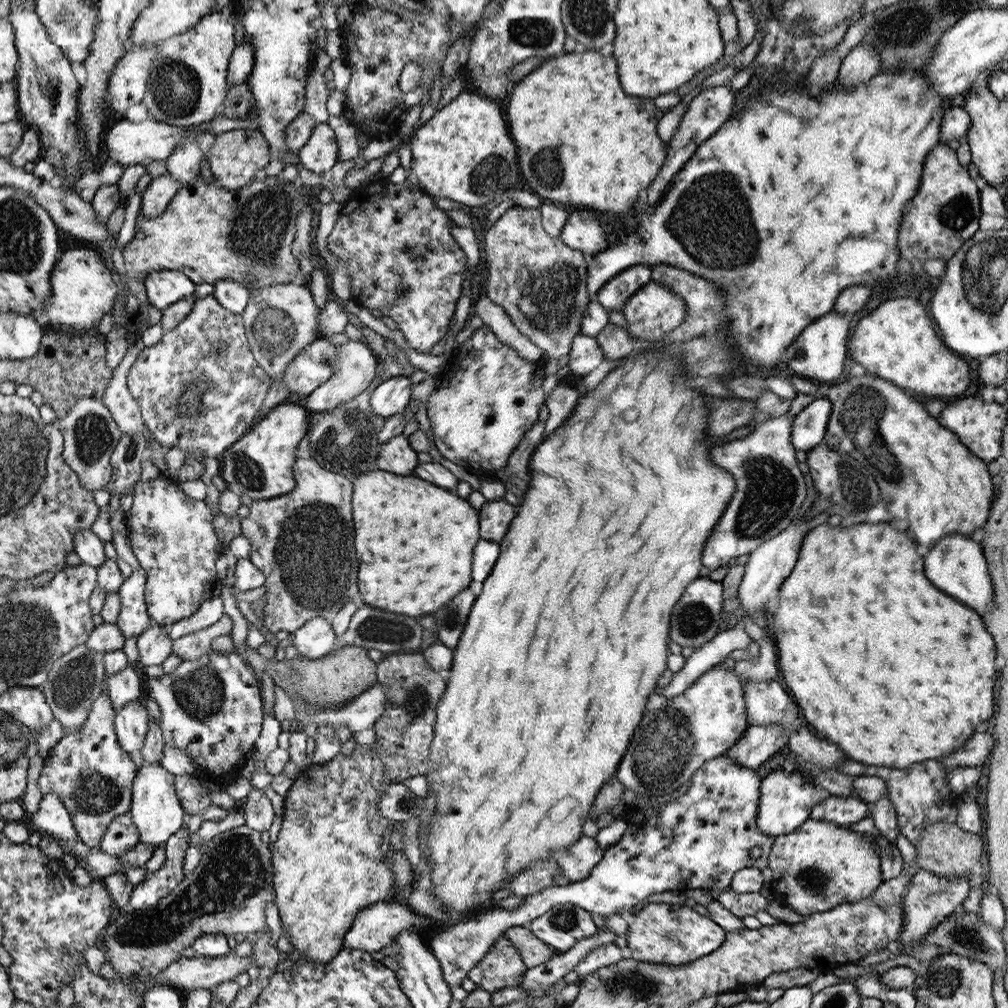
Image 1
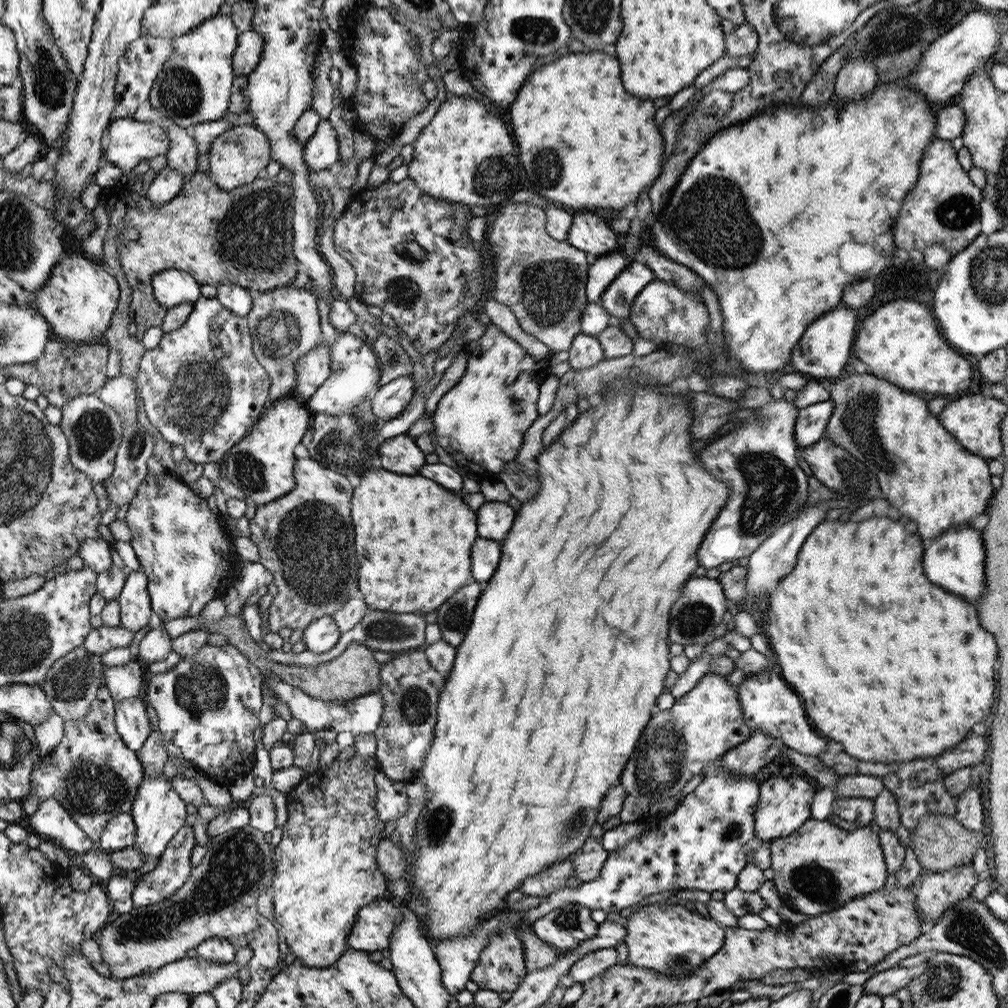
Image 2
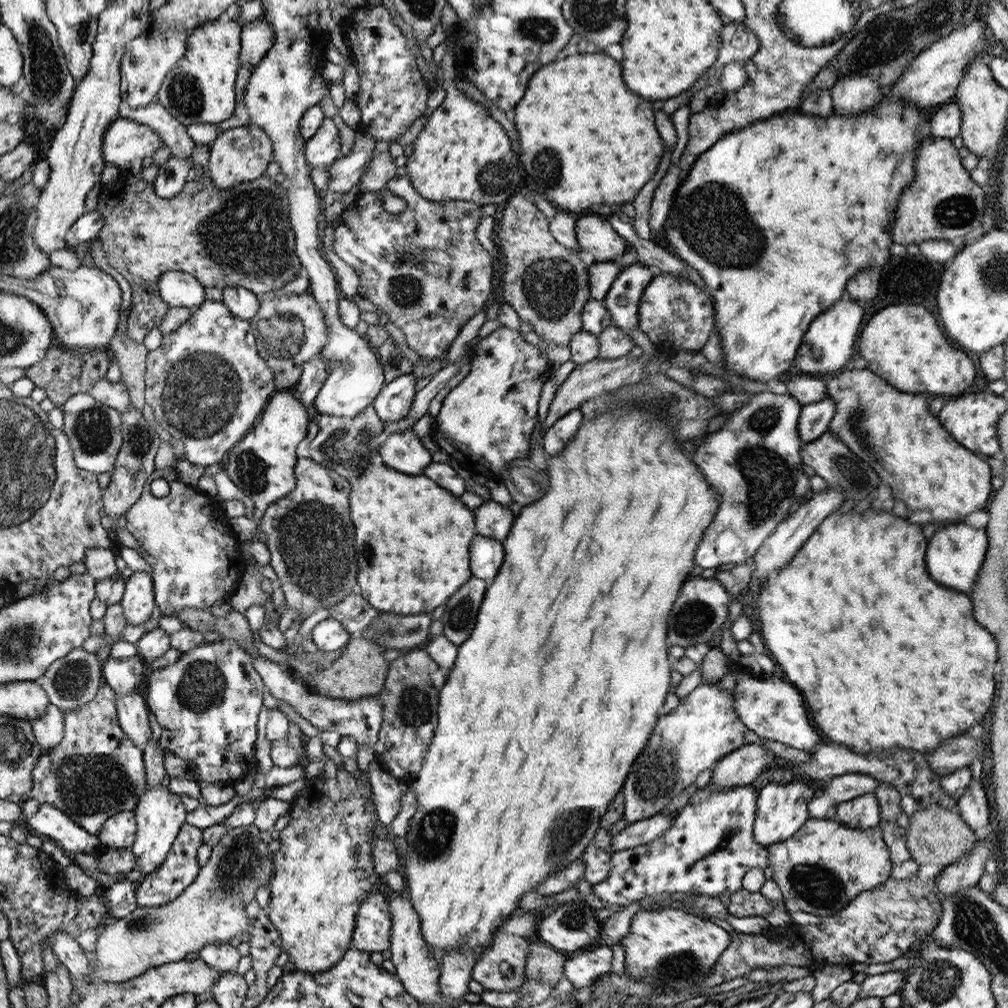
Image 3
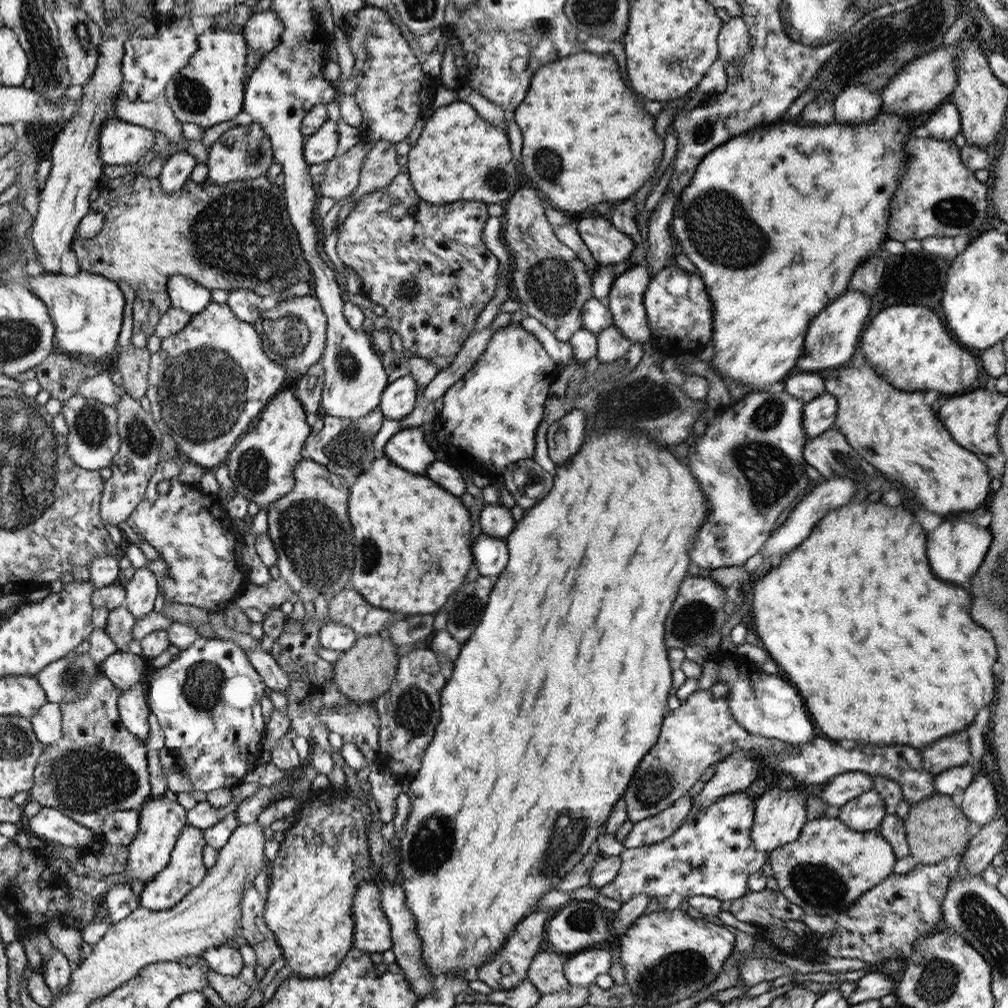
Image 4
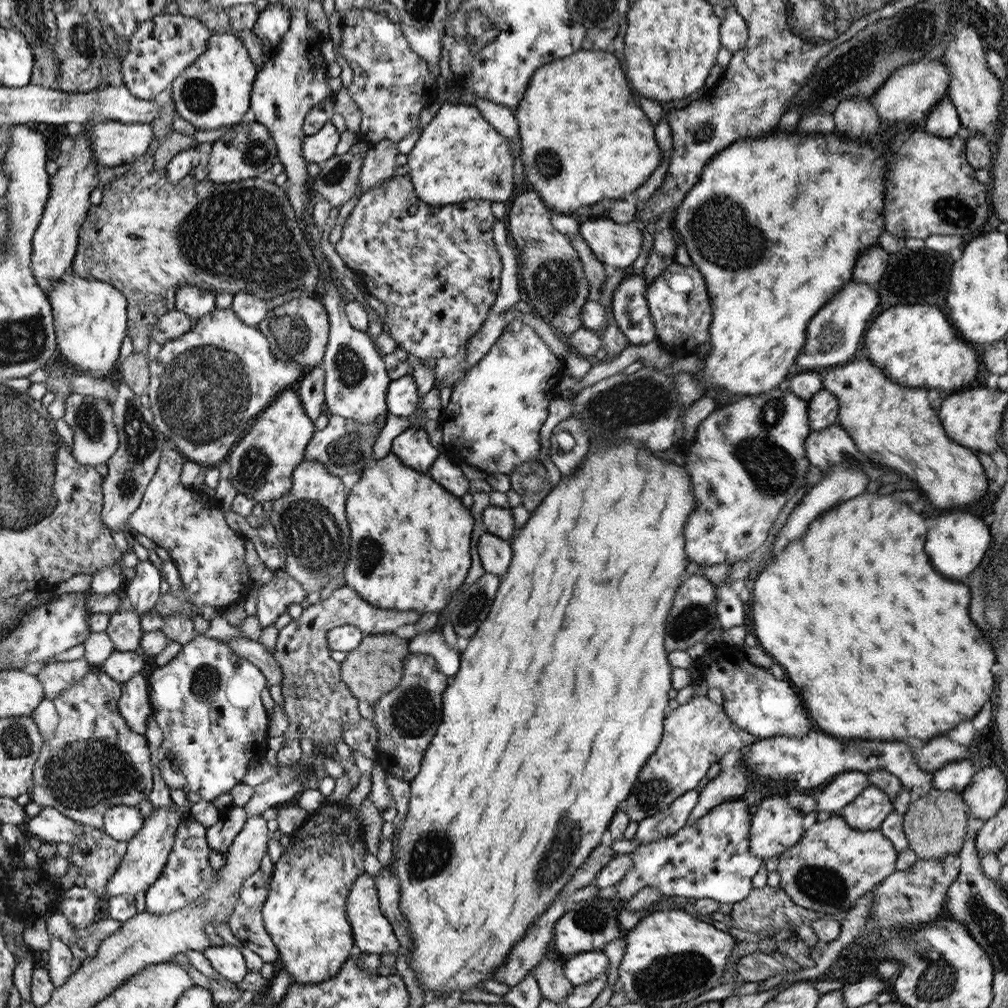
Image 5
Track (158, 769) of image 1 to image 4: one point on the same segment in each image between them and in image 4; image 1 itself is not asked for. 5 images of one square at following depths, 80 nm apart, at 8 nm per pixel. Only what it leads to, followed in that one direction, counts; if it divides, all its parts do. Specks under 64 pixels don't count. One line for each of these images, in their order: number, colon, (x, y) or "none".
2: (159, 812)
3: (160, 814)
4: (161, 821)

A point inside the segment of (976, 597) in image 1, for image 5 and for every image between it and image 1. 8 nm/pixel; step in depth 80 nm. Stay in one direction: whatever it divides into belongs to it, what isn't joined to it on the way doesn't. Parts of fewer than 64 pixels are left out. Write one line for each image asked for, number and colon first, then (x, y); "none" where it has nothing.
2: (956, 561)
3: (957, 552)
4: (957, 549)
5: (958, 542)

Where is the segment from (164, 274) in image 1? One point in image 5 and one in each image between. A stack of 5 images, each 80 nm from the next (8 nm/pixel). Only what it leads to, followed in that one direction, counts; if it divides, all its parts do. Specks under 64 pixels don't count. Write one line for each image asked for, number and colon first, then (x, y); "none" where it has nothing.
2: (172, 287)
3: (180, 289)
4: (186, 294)
5: (196, 303)

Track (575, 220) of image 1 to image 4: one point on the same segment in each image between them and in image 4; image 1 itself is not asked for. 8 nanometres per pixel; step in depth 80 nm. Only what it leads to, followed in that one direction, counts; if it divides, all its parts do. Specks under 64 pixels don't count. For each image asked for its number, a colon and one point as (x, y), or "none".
2: (592, 234)
3: (595, 234)
4: (608, 245)

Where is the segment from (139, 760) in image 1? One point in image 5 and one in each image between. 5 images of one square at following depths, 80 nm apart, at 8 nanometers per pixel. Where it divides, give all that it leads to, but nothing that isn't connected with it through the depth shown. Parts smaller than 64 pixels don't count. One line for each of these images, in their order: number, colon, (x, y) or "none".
2: (132, 723)
3: (133, 712)
4: (134, 710)
5: (135, 707)

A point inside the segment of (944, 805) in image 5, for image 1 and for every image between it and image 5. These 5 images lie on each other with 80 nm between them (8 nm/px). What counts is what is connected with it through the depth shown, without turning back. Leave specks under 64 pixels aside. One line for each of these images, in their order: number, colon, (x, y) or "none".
1: (944, 848)
2: (940, 842)
3: (937, 835)
4: (936, 828)

